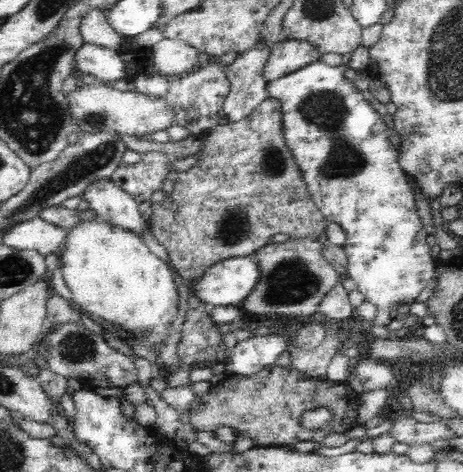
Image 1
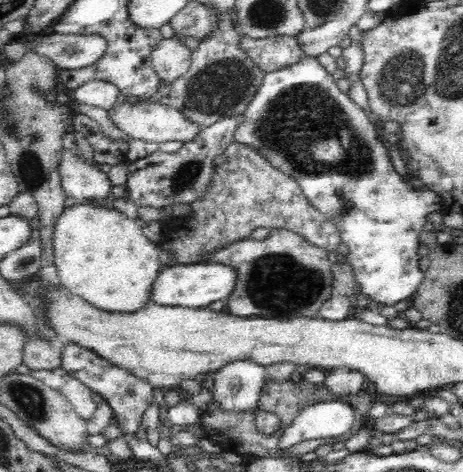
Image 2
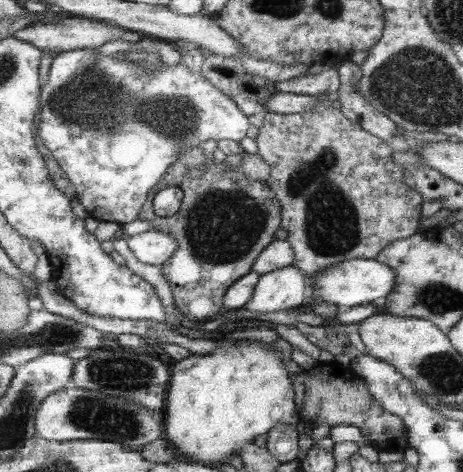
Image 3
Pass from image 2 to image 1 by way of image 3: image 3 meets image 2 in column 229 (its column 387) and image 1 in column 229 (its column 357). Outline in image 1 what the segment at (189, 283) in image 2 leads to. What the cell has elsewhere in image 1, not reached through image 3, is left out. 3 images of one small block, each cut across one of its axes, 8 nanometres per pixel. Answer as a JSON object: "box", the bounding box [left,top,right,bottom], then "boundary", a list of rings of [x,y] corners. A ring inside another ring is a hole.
{"box":[194,256,260,306],"boundary":[[[254,256],[248,258],[228,258],[218,262],[208,270],[194,286],[194,294],[214,306],[236,306],[248,300],[248,294],[260,282],[260,264]]]}

